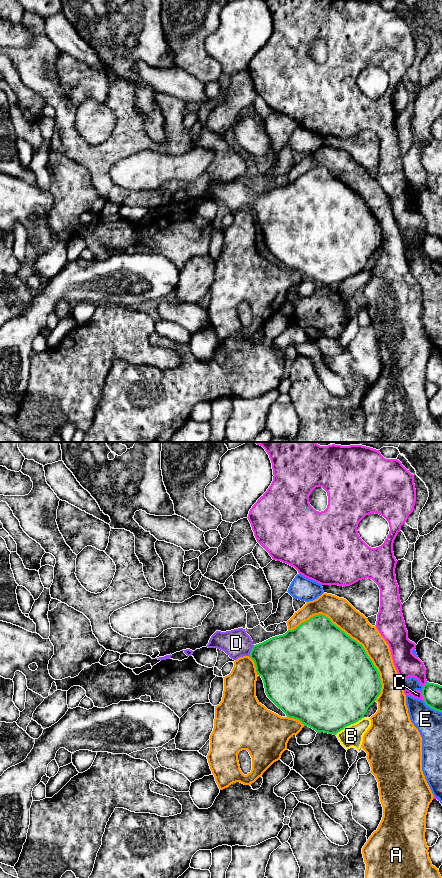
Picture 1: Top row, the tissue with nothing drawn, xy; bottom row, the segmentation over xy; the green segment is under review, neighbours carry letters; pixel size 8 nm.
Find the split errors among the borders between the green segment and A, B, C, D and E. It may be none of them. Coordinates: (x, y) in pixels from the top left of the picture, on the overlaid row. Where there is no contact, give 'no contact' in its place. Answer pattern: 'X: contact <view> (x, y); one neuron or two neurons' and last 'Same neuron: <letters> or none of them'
A: contact xy (351, 638); two neurons
B: contact xy (349, 724); two neurons
C: contact xy (422, 695); two neurons
D: contact xy (251, 650); one neuron
E: contact xy (422, 689); two neurons
Same neuron: D

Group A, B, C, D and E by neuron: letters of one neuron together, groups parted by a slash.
A / B / C / D / E

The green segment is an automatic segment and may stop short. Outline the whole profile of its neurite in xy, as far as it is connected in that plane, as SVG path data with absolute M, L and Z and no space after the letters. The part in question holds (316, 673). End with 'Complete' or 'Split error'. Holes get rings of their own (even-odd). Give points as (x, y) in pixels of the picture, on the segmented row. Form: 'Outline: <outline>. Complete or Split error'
Outline: M322 614L311 617L283 635L256 645L243 628L226 632L216 631L206 647L220 649L233 660L249 656L255 663L257 675L263 680L267 697L287 717L299 720L316 732L336 735L345 727L358 722L364 718L368 708L381 693L380 674L363 646Z. Split error

